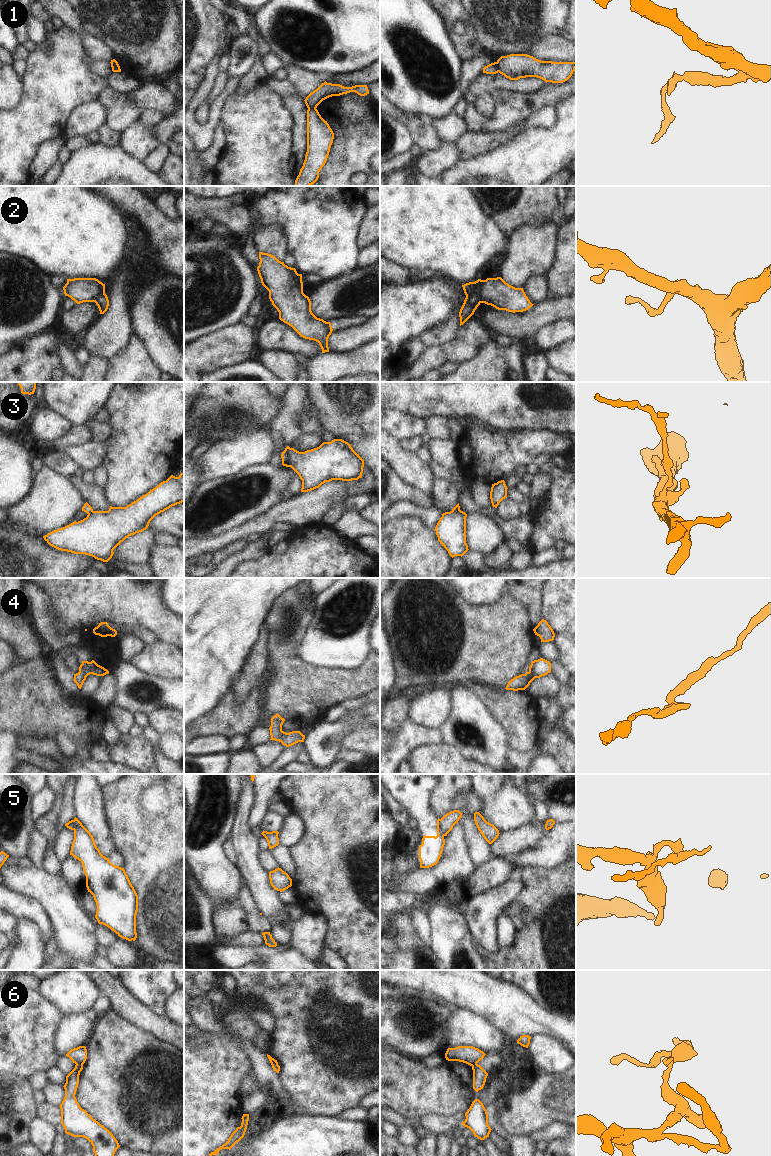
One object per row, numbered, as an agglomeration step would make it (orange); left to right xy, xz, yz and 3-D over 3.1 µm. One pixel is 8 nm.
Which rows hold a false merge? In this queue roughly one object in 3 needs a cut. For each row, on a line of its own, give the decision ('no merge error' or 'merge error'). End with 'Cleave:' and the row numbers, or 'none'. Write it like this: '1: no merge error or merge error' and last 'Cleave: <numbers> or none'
1: merge error
2: merge error
3: merge error
4: no merge error
5: merge error
6: merge error
Cleave: 1, 2, 3, 5, 6

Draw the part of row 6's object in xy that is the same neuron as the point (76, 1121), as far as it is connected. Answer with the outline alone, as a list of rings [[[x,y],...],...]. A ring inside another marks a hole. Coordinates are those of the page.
[[[76,1064],[66,1076],[66,1083],[63,1086],[65,1097],[59,1106],[61,1124],[66,1134],[86,1138],[92,1144],[95,1156],[114,1156],[120,1147],[118,1141],[107,1128],[80,1107],[75,1097],[82,1069],[83,1064]]]

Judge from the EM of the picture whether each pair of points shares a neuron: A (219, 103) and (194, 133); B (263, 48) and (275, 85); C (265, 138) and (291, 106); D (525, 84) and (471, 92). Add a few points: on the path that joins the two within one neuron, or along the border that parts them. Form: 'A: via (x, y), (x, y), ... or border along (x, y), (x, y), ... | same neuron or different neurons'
A: via (216, 112), (215, 119), (203, 131) | same neuron
B: border along (268, 75), (262, 84) | different neurons
C: border along (281, 97), (283, 107), (292, 122), (291, 133) | different neurons
D: via (512, 84), (484, 84) | same neuron

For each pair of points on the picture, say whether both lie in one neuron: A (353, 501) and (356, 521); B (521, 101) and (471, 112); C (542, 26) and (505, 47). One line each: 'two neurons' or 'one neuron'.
A: two neurons
B: one neuron
C: one neuron

